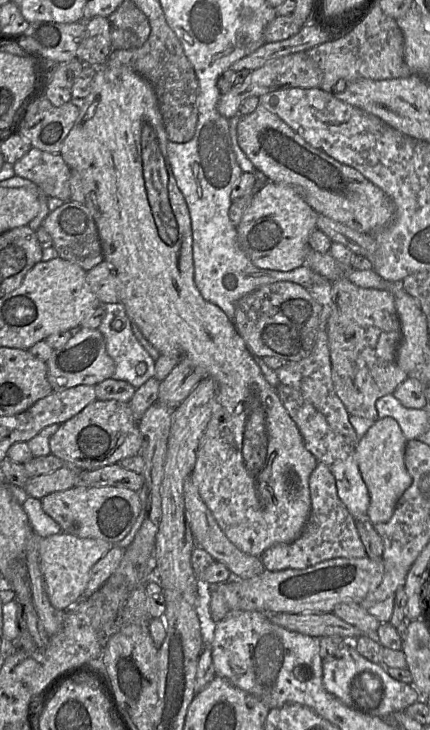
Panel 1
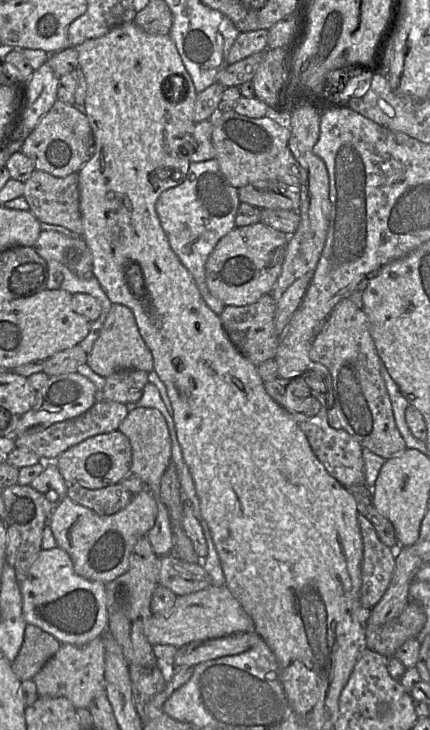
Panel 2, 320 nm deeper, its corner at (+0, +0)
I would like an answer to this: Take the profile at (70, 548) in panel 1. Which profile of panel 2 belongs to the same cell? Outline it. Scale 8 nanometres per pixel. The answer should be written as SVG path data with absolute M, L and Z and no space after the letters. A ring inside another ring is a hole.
M56 547L41 550L31 565L26 578L20 583L22 614L27 624L37 626L56 638L61 644L83 646L107 632L108 613L106 607L106 585L91 581L75 573L69 554Z

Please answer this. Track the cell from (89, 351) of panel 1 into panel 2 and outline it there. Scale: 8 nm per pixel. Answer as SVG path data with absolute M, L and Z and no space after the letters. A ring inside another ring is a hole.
M78 371L50 376L46 384L36 391L35 405L20 418L12 437L39 432L54 423L75 418L91 408L97 398L98 392L95 385Z

